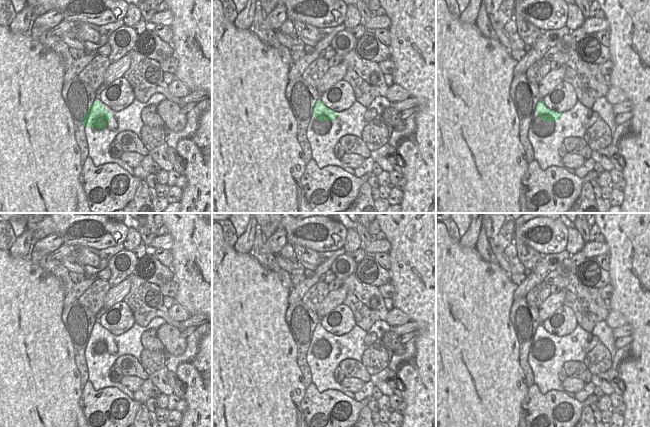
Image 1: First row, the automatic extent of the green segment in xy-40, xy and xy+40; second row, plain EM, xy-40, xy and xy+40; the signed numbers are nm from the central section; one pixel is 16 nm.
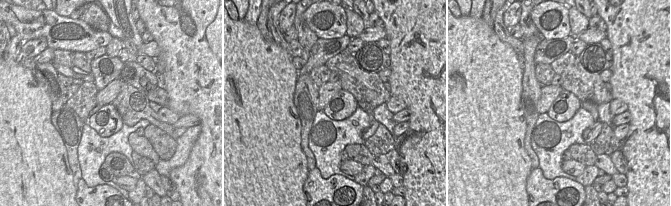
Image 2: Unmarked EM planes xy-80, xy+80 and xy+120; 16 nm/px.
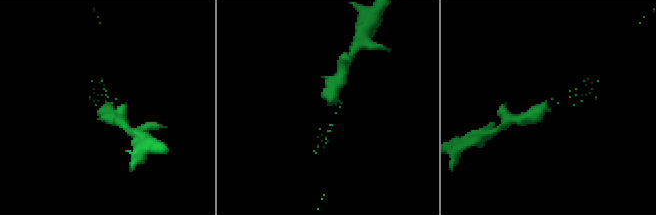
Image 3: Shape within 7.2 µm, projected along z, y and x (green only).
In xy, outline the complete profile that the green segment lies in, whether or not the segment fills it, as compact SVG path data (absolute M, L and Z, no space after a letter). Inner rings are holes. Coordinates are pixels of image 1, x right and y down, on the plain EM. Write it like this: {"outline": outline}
{"outline": "M344 304L337 306L316 325L312 337L320 346L334 345L341 334L350 331L354 325L354 315Z"}

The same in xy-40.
{"outline": "M121 305L106 310L99 324L92 327L88 332L82 345L82 351L87 350L101 354L108 350L108 346L112 341L118 341L118 338L109 326L113 325L117 326L118 330L126 330L127 326L124 324L124 318L130 318L131 315Z"}

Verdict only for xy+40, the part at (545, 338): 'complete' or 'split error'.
split error

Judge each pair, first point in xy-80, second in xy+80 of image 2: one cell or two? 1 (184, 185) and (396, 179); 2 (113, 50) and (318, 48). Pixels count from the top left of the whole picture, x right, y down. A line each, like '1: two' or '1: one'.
1: two
2: one

